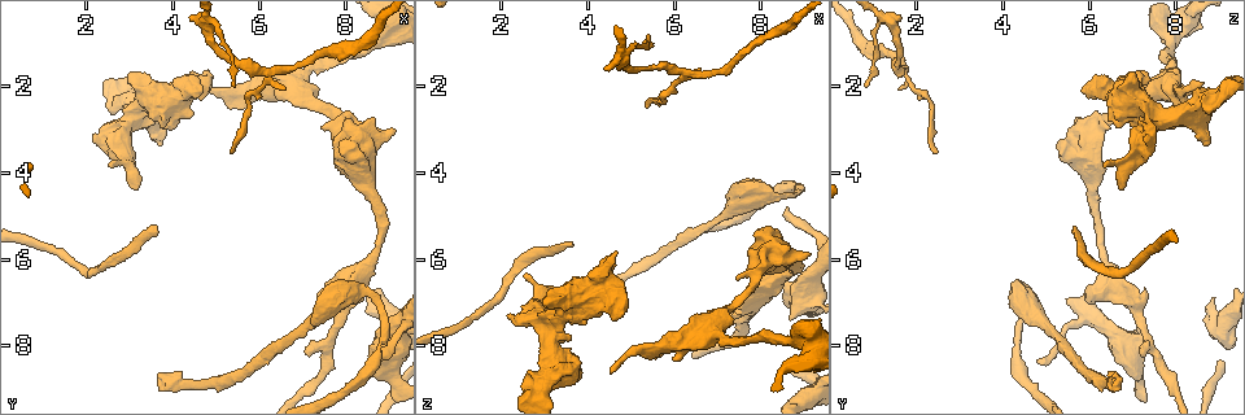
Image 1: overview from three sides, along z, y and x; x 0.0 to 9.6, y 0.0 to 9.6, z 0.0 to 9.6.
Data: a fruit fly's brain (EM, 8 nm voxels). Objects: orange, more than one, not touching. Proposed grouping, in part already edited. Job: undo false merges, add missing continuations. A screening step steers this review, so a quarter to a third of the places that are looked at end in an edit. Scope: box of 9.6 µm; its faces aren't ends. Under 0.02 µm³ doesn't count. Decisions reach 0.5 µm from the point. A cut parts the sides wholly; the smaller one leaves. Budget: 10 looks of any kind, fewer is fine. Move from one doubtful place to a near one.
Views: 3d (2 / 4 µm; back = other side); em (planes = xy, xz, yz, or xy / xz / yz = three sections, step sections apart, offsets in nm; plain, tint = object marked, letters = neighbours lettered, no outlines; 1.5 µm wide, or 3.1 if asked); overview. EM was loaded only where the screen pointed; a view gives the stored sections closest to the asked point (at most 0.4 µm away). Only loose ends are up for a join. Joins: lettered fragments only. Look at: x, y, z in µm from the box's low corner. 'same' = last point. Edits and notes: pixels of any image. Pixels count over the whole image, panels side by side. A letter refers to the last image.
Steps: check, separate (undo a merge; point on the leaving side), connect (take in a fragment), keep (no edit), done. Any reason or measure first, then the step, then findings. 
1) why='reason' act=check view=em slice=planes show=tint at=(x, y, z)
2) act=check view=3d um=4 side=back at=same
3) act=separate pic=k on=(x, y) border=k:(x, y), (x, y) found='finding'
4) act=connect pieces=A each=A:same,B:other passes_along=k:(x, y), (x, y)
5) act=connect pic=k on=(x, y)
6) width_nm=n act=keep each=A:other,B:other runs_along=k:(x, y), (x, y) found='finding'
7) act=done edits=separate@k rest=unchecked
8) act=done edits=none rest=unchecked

why='branch point' act=check view=em slice=planes show=letters at=(6.35, 1.60, 1.75)

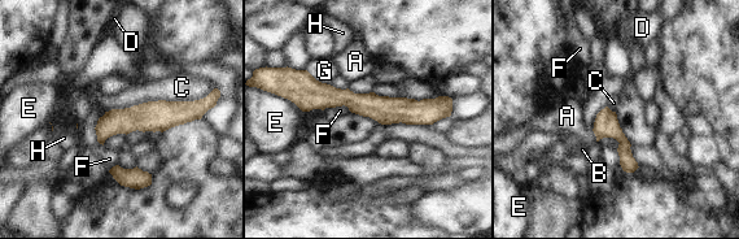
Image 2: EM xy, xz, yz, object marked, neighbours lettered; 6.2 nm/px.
act=keep each=A:other,B:other,C:other,D:other,E:other,F:other,G:other,H:other runs_along=2:(293, 95), (446, 108) found='continuous, no second neuron'

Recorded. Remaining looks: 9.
act=check view=3d um=4 at=(5.40, 3.55, 2.45)

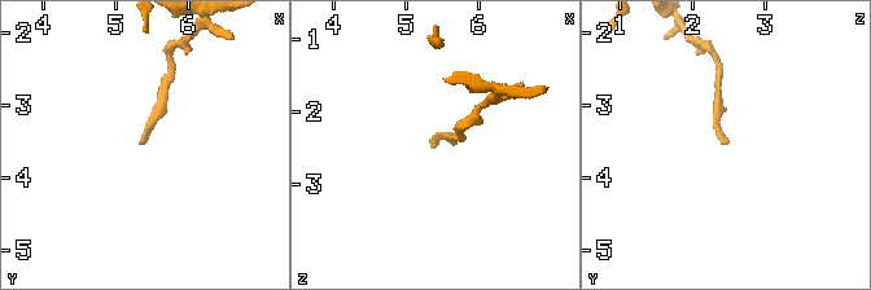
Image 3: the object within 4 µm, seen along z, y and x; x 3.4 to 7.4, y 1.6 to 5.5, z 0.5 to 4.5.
act=check view=em slice=planes show=plain at=(5.35, 3.50, 2.50)

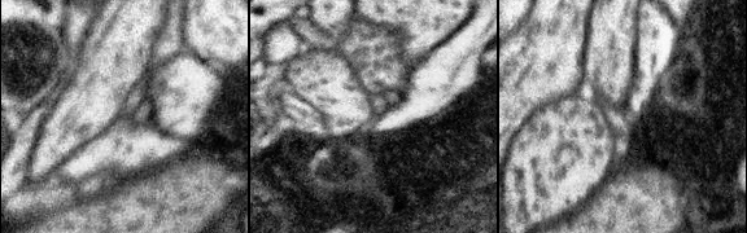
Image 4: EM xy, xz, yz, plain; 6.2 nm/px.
why='what lies round it' act=check view=em slice=planes show=letters at=same

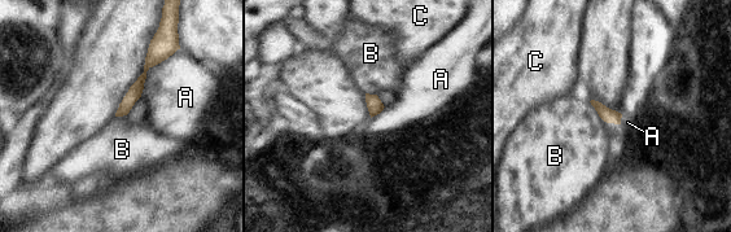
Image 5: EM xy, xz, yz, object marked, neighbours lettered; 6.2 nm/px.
width_nm=80 act=keep each=A:other,B:other,C:other border=5:(178, 48), (147, 71), (140, 95) found='none of them fits'

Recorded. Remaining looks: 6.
why='thick end' act=check view=em slice=planes show=plain at=(3.70, 3.40, 8.70)

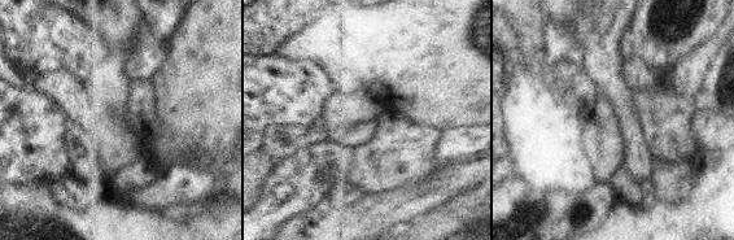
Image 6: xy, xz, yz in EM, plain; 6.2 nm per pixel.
act=check view=em slice=planes show=tint at=same

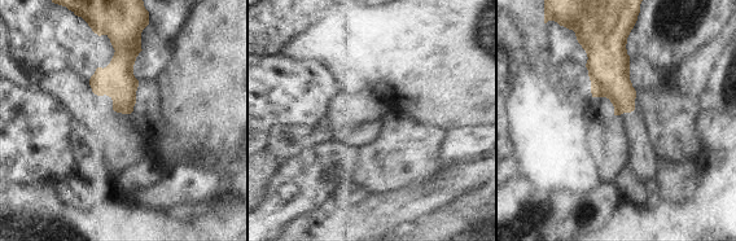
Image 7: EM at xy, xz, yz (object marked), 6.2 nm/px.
why='see the neighbours' act=check view=em slice=planes show=letters at=same

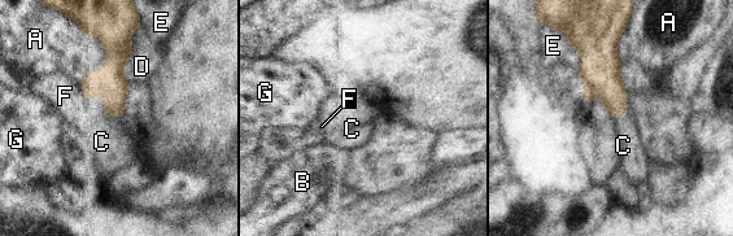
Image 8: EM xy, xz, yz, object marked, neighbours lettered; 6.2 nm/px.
act=connect pieces=C each=A:other,B:other,C:same,D:other,E:other,F:other,G:other passes_along=8:(601, 77), (615, 114), (623, 145) found='it goes on there'

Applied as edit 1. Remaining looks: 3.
act=check view=3d um=2 at=(3.70, 8.85, 6.75)

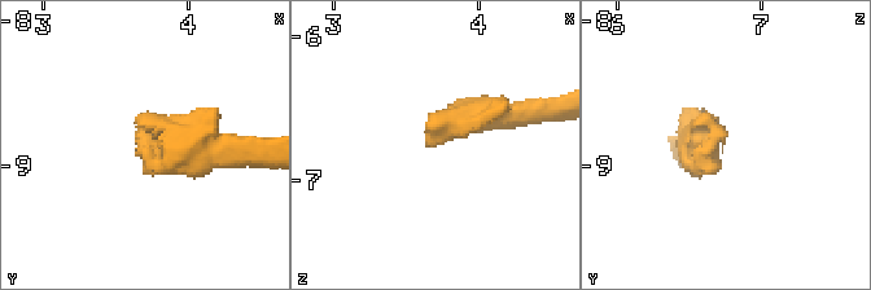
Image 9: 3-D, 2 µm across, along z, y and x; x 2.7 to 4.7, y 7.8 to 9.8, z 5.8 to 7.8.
why='now the EM' act=check view=em slice=xz step=8 show=tint at=(3.68, 8.86, 6.74)

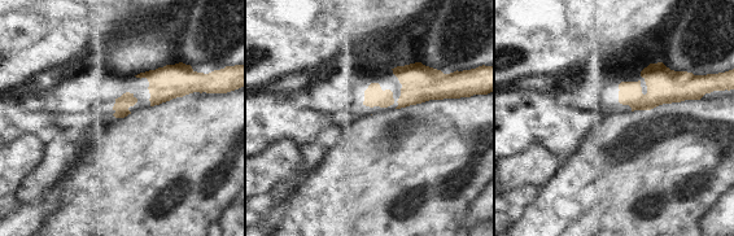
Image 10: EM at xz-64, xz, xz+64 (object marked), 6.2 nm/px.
why='another direction' act=check view=em slice=planes show=letters at=same

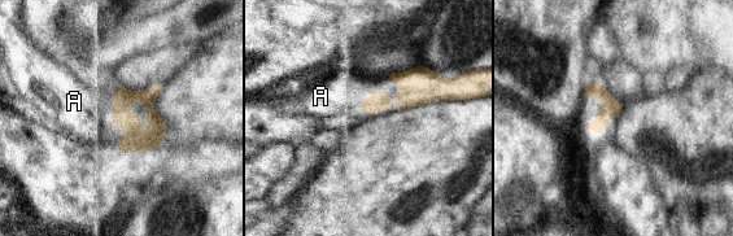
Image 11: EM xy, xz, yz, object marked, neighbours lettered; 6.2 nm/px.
act=connect pieces=A each=A:same passes_along=11:(138, 138), (113, 112), (74, 101) found='the neuron continues'

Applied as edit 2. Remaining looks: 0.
act=done edits=connect@8,connect@11 rest=unchecked

